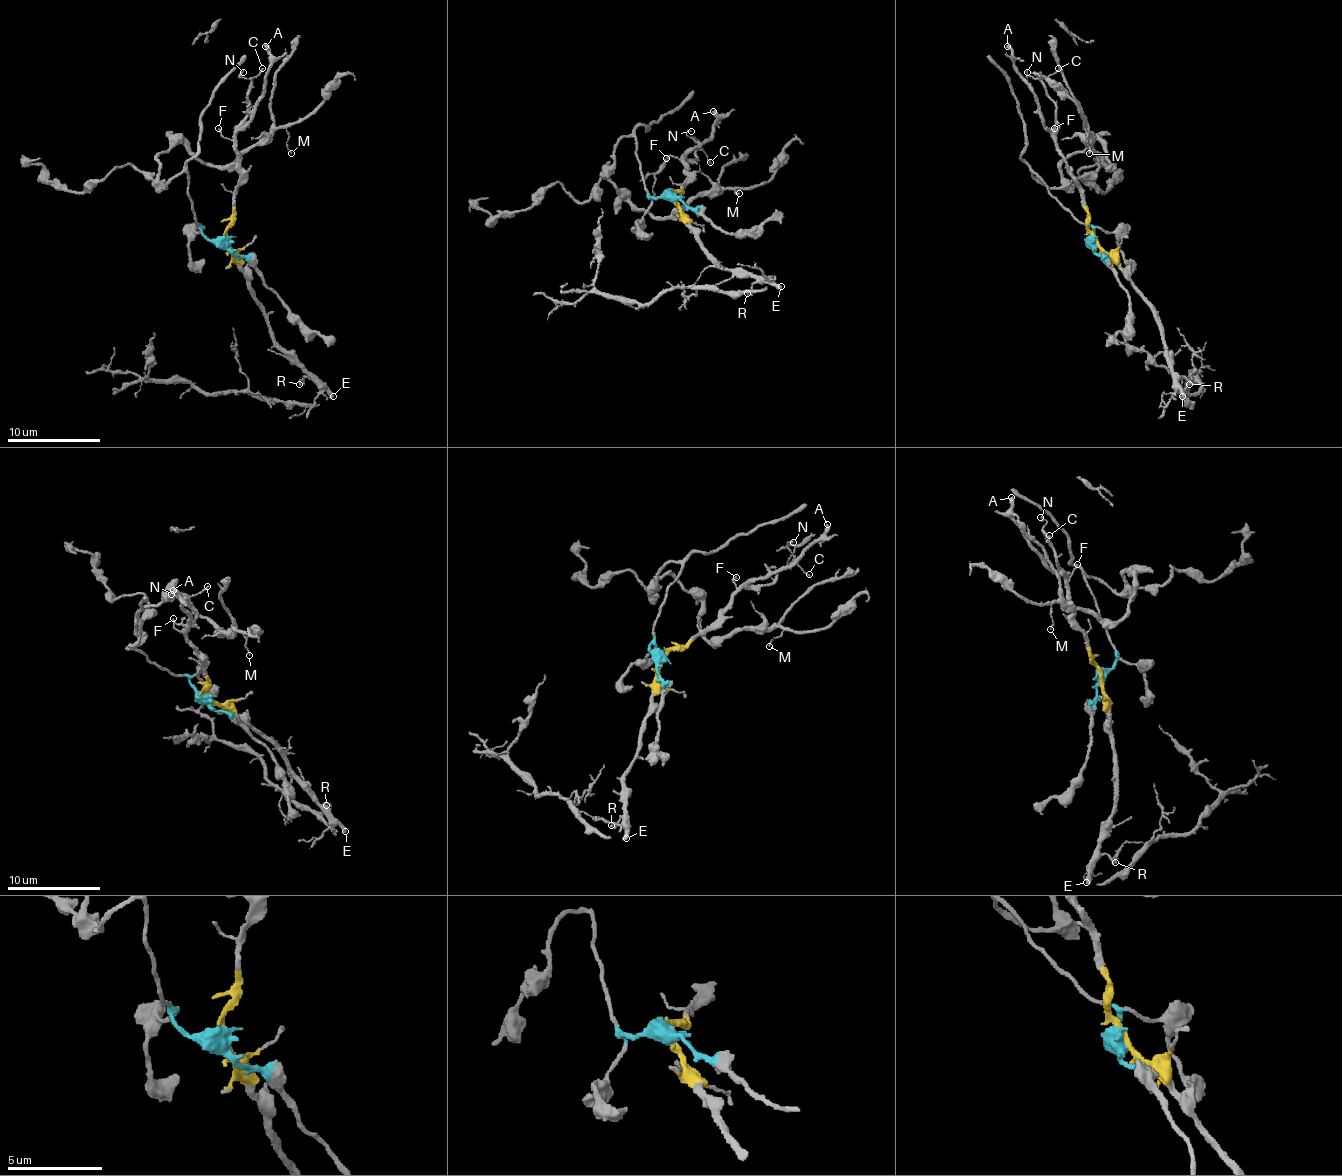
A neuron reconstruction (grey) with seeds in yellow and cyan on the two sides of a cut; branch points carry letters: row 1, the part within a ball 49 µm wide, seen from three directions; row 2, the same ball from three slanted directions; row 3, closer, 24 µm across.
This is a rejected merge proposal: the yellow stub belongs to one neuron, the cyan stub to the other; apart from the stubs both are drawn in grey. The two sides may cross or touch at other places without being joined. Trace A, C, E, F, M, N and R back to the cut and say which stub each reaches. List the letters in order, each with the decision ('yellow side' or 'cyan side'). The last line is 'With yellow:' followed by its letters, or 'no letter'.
A: yellow side
C: yellow side
E: yellow side
F: yellow side
M: cyan side
N: yellow side
R: yellow side
With yellow: A, C, E, F, N, R

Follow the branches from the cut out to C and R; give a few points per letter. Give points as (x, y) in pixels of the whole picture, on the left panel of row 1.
C: (227, 239), (239, 183), (236, 127), (248, 113), (251, 80), (262, 69)
R: (227, 239), (227, 249), (246, 279), (251, 296), (262, 307), (274, 340), (309, 373), (300, 384)

